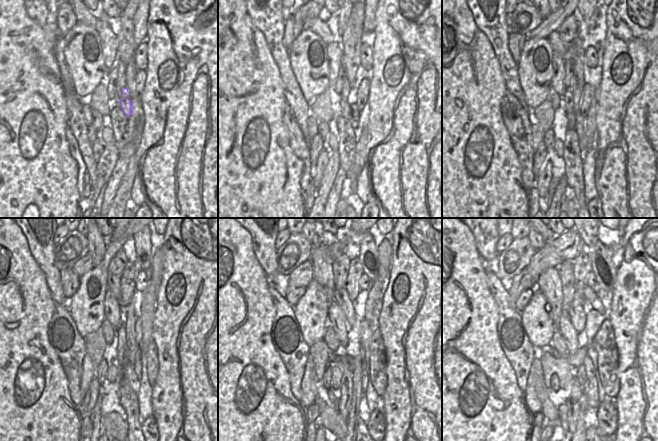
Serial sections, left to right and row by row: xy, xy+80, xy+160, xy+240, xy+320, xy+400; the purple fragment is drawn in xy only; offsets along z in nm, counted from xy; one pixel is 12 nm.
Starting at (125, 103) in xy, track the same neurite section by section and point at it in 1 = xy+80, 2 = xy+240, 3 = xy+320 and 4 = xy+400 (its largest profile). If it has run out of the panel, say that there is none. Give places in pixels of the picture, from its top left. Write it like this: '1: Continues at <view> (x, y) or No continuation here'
1: Continues at xy+80 (354, 113)
2: Continues at xy+240 (137, 367)
3: Continues at xy+320 (364, 376)
4: Continues at xy+400 (592, 396).

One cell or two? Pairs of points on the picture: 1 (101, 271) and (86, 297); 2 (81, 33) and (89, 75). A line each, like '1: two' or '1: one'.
1: one
2: one

